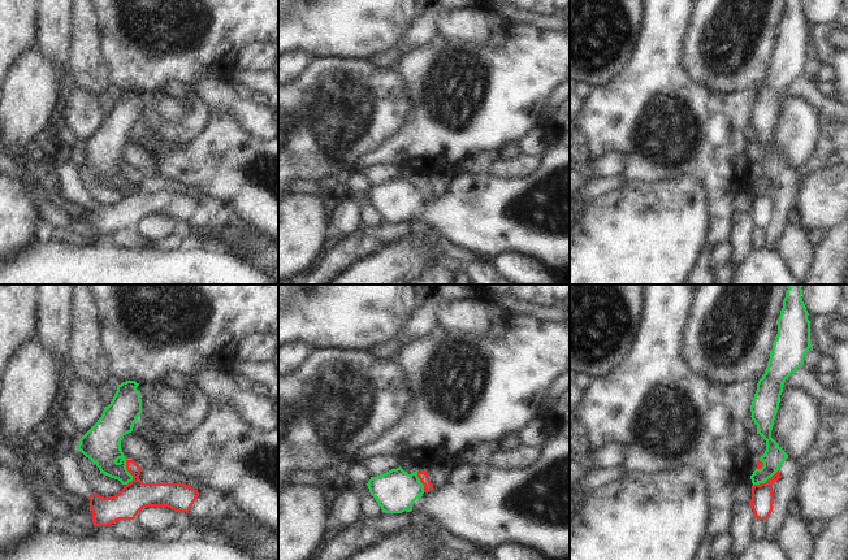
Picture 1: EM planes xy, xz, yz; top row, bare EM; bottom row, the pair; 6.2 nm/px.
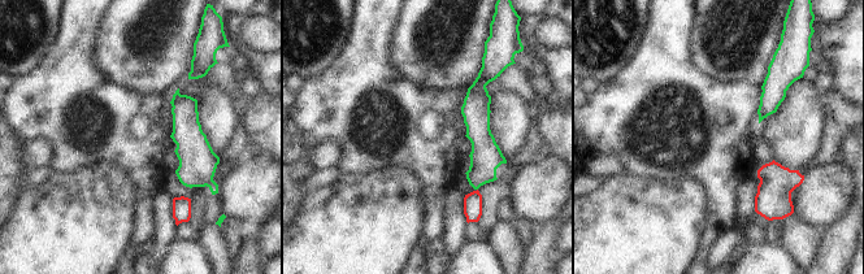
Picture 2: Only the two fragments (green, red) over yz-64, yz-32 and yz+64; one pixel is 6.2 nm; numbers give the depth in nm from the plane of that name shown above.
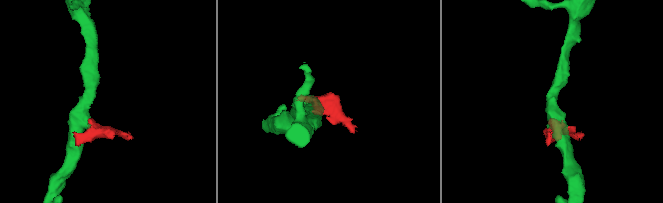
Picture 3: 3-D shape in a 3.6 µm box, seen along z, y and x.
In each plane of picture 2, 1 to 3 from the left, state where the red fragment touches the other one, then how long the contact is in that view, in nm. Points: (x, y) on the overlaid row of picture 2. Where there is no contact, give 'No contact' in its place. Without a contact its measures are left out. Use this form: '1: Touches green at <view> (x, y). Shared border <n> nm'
1: No contact
2: No contact
3: No contact.

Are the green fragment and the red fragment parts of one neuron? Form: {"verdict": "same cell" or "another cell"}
{"verdict": "another cell"}

